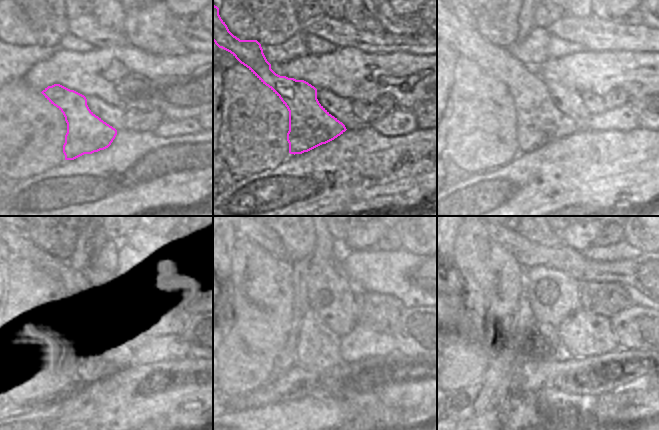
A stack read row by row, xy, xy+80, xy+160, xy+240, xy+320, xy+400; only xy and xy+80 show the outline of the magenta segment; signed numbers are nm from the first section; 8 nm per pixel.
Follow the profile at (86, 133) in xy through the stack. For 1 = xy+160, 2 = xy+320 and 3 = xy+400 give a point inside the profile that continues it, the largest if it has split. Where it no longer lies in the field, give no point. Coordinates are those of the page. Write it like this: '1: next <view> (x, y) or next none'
1: next xy+160 (539, 123)
2: next xy+320 (318, 349)
3: next xy+400 (548, 333)

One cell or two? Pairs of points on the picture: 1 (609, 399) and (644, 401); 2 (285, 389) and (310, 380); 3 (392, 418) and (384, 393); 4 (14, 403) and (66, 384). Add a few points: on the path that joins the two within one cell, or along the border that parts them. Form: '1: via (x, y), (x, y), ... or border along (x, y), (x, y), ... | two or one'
1: via (618, 399), (625, 399), (628, 396), (635, 401) | one
2: via (291, 385), (304, 379) | one
3: border along (365, 406), (382, 402), (398, 407), (408, 418) | two
4: via (27, 403), (53, 394) | one

